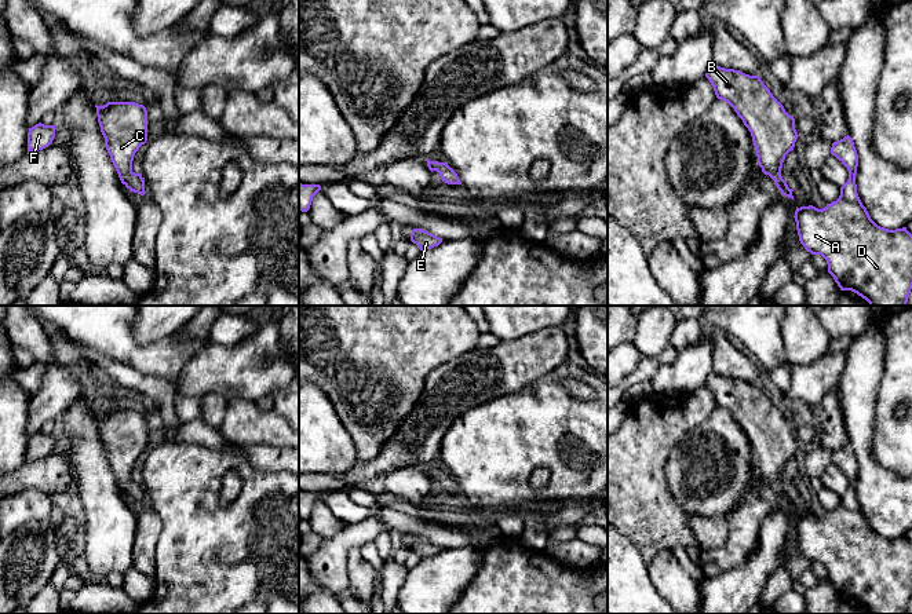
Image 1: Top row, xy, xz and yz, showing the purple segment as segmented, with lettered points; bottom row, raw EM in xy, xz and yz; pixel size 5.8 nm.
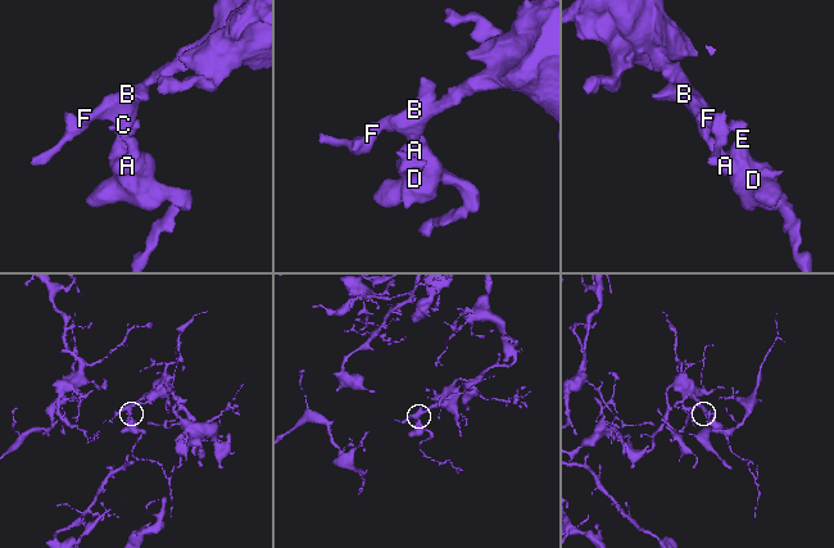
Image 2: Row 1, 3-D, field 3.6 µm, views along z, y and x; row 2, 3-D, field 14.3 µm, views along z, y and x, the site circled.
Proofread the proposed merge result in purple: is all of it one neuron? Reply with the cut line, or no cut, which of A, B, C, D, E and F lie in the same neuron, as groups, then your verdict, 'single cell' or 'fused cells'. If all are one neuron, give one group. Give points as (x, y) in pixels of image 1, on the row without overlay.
cut none; groups A B C D E F; single cell

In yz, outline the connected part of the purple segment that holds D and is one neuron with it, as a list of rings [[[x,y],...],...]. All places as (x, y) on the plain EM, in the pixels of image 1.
[[[847,443],[833,450],[831,463],[849,479],[836,509],[818,518],[796,515],[795,530],[800,552],[811,563],[821,563],[840,599],[851,599],[869,614],[906,614],[912,597],[912,542],[906,536],[889,538],[878,534],[862,514],[856,493],[858,463]]]

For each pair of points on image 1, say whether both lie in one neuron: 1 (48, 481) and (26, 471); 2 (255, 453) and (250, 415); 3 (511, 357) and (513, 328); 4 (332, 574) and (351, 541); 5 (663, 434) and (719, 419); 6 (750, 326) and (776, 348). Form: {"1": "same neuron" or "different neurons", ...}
{"1": "same neuron", "2": "different neurons", "3": "different neurons", "4": "same neuron", "5": "different neurons", "6": "same neuron"}

